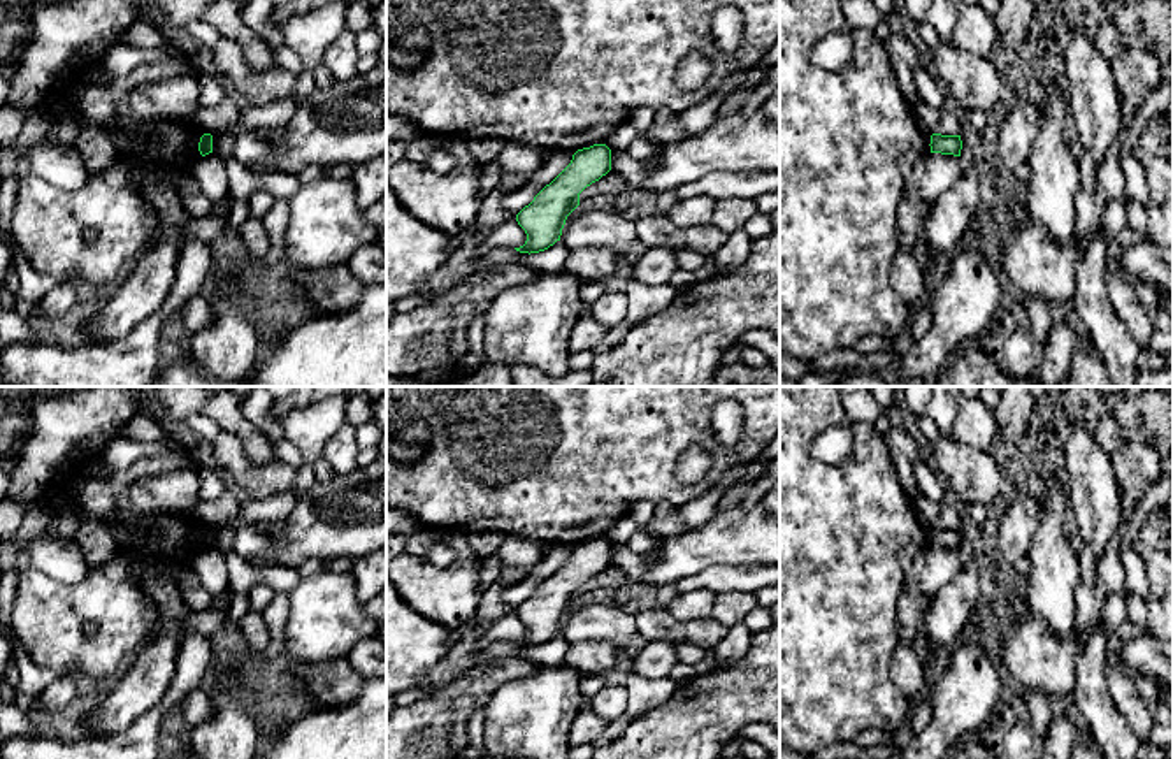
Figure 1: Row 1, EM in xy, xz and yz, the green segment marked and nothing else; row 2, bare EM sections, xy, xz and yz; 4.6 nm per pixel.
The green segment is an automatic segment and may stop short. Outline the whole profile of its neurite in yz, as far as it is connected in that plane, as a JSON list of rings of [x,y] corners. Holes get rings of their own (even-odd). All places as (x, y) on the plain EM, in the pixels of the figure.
[[[932,527],[929,539],[931,539],[931,546],[961,550],[962,534],[961,529]]]

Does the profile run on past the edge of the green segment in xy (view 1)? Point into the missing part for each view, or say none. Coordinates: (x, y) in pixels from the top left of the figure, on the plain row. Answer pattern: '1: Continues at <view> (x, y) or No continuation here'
1: No continuation here

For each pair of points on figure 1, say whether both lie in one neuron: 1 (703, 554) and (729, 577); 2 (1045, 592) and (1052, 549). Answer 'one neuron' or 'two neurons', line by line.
1: two neurons
2: one neuron

